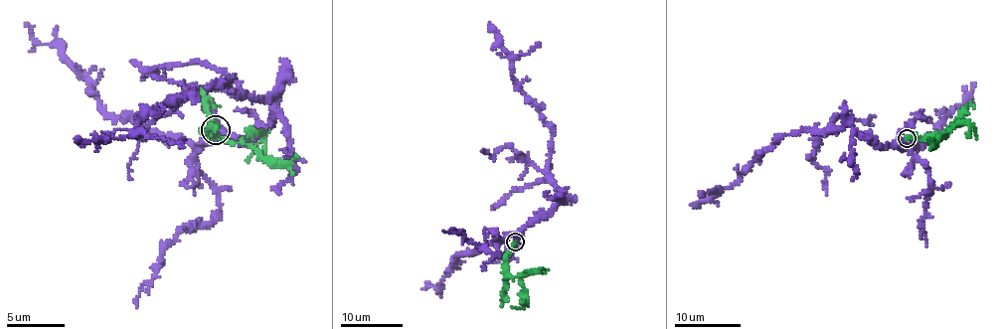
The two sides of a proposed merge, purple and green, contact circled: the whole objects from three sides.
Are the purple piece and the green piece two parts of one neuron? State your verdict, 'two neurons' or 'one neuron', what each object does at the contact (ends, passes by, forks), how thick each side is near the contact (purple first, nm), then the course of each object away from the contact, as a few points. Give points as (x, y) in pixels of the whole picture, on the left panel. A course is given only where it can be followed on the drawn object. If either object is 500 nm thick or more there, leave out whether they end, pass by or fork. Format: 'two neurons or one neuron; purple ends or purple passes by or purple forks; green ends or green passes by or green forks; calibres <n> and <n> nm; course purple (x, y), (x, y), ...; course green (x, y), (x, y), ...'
one neuron; purple ends; green ends; calibres 360 and 300 nm; course purple (214, 129), (259, 134), (274, 100), (236, 93), (220, 80), (152, 110), (127, 136), (75, 138); course green (214, 129), (206, 133), (237, 142), (244, 137), (265, 134), (248, 162)

